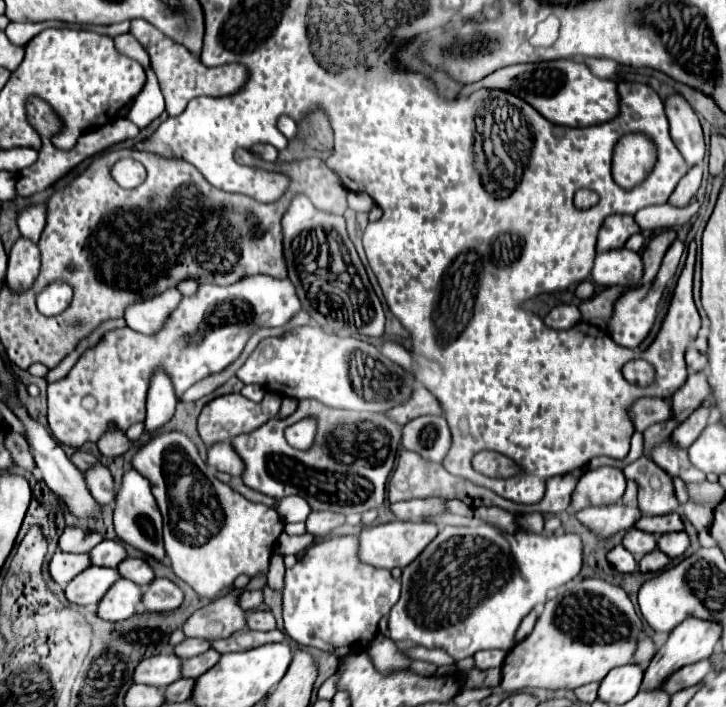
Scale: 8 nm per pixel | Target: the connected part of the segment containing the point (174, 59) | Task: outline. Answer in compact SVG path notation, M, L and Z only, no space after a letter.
M133 19L129 33L145 47L151 57L151 67L157 75L159 87L165 99L165 110L168 115L179 115L193 97L209 95L209 97L225 97L239 91L247 81L247 69L239 63L229 63L221 67L205 67L197 57L193 57L183 45L177 45L169 37L165 37L159 29L155 29L145 19Z

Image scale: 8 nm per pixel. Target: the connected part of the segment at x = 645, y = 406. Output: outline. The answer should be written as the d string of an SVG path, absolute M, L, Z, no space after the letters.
M641 399L635 401L631 407L631 419L635 421L637 431L645 431L655 423L663 423L671 415L671 403L663 399Z

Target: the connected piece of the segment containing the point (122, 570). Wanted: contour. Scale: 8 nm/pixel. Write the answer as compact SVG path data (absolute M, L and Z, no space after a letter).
M129 557L129 559L125 559L125 561L121 561L121 563L117 565L117 571L119 571L119 575L121 575L123 579L129 579L129 581L137 583L139 587L149 585L149 583L155 579L151 567L149 567L143 559L131 559L131 557Z

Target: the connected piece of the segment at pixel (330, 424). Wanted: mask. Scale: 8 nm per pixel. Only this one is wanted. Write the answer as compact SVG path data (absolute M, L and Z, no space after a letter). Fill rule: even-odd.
M303 399L303 401L299 401L297 411L293 415L289 415L285 419L273 417L265 425L261 425L261 429L235 437L231 441L231 445L245 461L243 483L247 487L261 491L261 493L275 497L275 499L281 499L287 495L301 495L307 499L307 503L315 511L327 509L333 513L351 515L351 513L365 513L365 511L375 509L383 503L385 485L387 485L389 473L393 469L399 441L401 441L401 425L393 423L393 419L387 417L385 413L369 413L369 411L367 413L353 413L353 411L345 411L345 409L333 409L331 411L331 407L327 407L315 399ZM305 417L317 419L317 439L309 451L297 451L295 447L291 447L287 443L283 431L289 425L293 425Z

